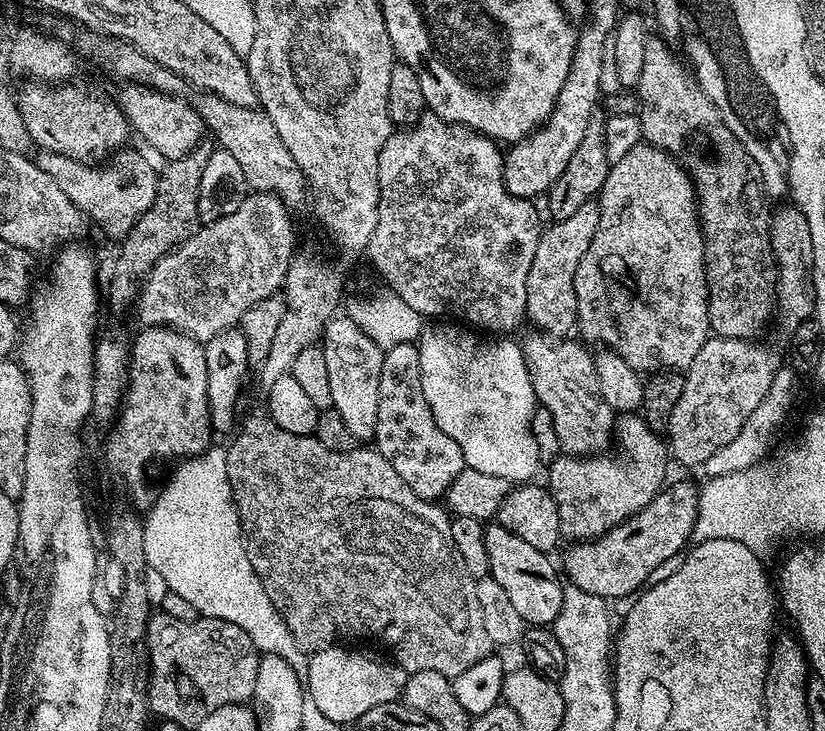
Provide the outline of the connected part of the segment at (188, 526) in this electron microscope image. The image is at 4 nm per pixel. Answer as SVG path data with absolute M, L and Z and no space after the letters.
M216 447L179 461L168 485L147 509L144 549L148 567L164 579L167 591L186 598L200 616L234 622L250 634L261 654L278 655L293 666L299 665L302 649L294 642L274 602L270 602L254 566L250 566L226 474L226 451Z

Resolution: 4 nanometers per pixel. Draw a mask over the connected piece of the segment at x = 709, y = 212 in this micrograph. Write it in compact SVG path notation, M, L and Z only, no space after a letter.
M649 35L646 55L642 65L642 75L638 77L634 93L639 100L638 115L641 120L643 139L656 148L669 152L679 160L696 186L696 199L700 213L700 229L704 235L704 269L708 279L708 326L717 336L735 340L755 341L756 336L768 320L774 316L774 292L771 287L760 288L769 283L774 268L772 243L768 237L770 230L769 201L760 181L758 162L748 152L748 145L738 142L738 138L726 126L718 106L706 98L700 84L692 75L689 65L671 52L669 41L659 35Z

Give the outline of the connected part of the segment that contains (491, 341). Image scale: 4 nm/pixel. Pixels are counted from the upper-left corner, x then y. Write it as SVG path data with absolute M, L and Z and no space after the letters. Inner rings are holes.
M432 322L429 324L432 324L429 328L428 325L421 327L418 347L420 349L420 365L422 366L422 394L426 394L426 402L430 402L434 422L438 422L438 426L442 426L442 430L446 434L450 434L450 438L454 438L454 442L458 442L467 467L478 470L482 474L494 474L494 478L506 478L510 482L531 481L535 477L532 475L539 468L541 471L542 463L539 456L538 442L535 441L531 428L531 416L538 407L538 401L534 394L534 386L530 382L530 374L526 370L523 347L517 341L515 344L512 338L489 338L479 331L469 330L456 322Z

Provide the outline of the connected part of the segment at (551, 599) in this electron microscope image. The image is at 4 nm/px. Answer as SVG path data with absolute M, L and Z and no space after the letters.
M495 522L485 527L484 541L486 554L490 558L490 578L498 582L502 590L506 590L511 604L517 608L518 614L522 614L525 625L552 625L562 610L565 587L562 585L562 576L557 565L555 568L548 561L551 560L549 553L534 550L534 546L522 542L518 534L510 534L510 530Z

